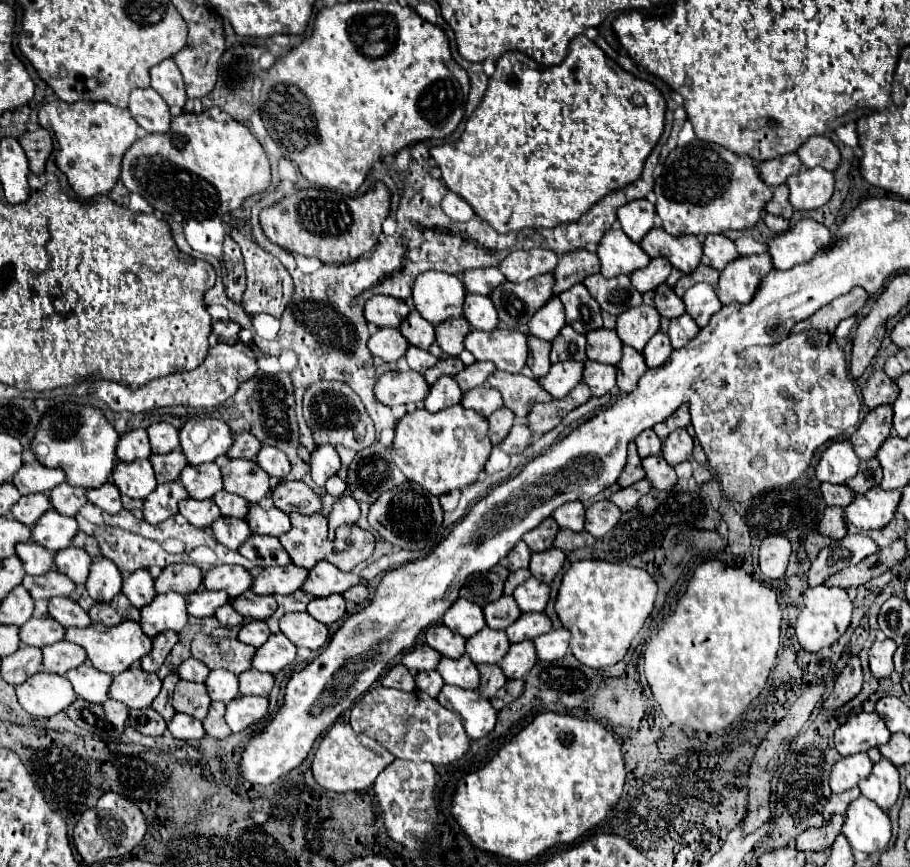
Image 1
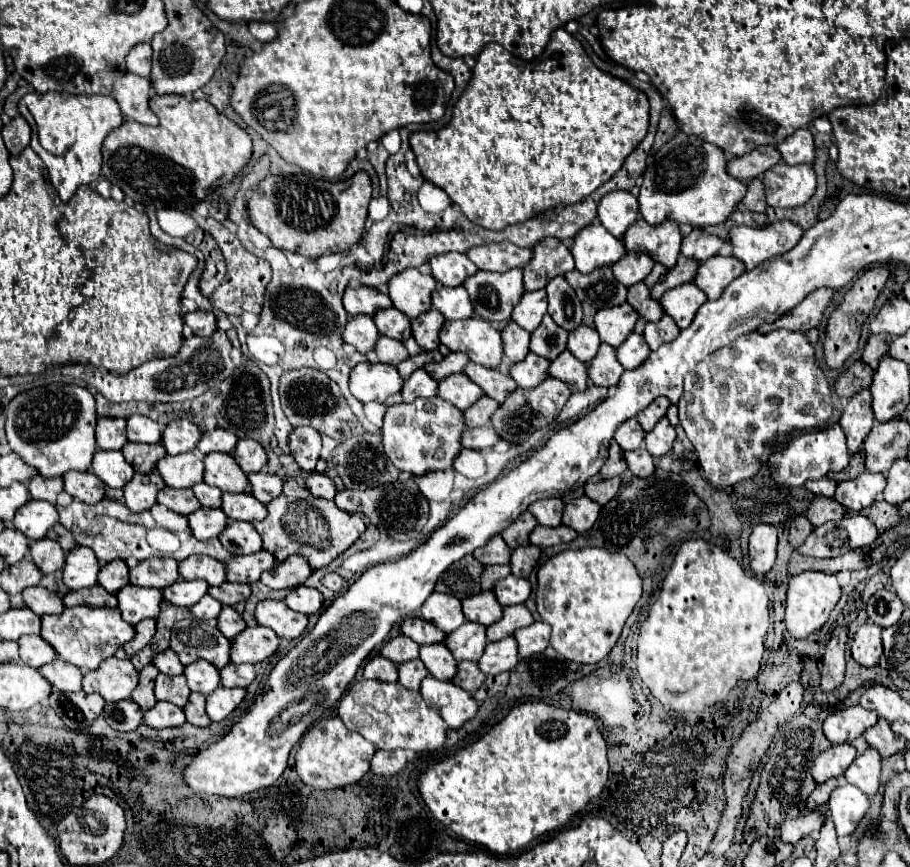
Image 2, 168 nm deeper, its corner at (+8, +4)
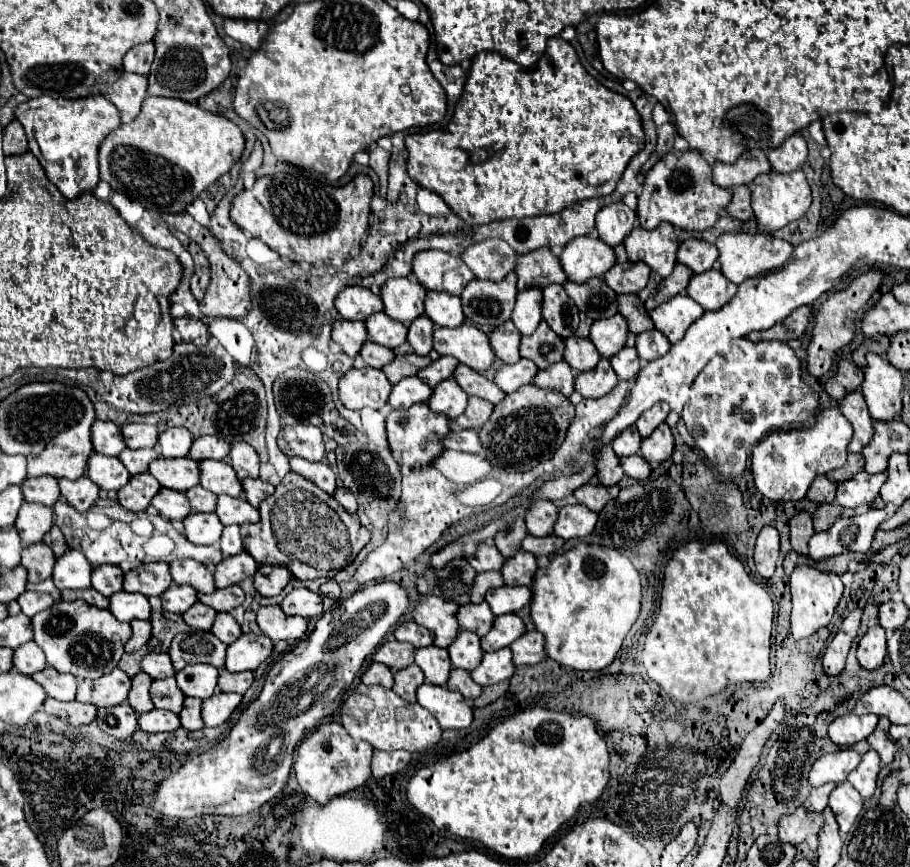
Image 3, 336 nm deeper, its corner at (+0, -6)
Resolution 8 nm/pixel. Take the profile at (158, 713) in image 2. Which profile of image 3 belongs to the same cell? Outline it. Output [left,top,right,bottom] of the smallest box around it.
[139,709,181,733]

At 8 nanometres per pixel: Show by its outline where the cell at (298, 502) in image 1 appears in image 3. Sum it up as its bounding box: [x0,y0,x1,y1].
[243,479,275,507]

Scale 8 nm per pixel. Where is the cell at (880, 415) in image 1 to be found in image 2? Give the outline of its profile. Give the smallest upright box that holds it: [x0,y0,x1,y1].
[839,389,875,455]

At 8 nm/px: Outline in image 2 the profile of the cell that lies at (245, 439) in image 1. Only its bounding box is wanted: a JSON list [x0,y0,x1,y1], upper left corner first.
[197,429,237,455]

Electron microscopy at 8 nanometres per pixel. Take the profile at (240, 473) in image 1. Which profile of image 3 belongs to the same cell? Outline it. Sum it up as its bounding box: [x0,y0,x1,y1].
[201,461,241,497]

